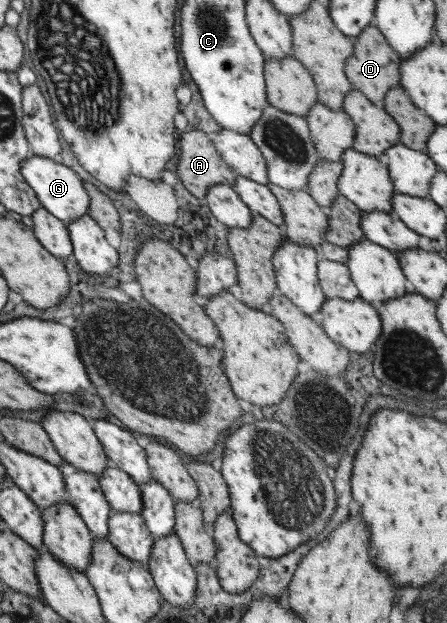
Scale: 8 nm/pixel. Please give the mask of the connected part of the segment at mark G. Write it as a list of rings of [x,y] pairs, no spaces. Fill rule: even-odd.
[[[31,155],[24,161],[20,161],[19,172],[26,184],[34,191],[40,206],[46,209],[47,213],[56,217],[64,226],[88,214],[88,194],[82,186],[82,180],[72,169],[61,164],[58,159]]]

